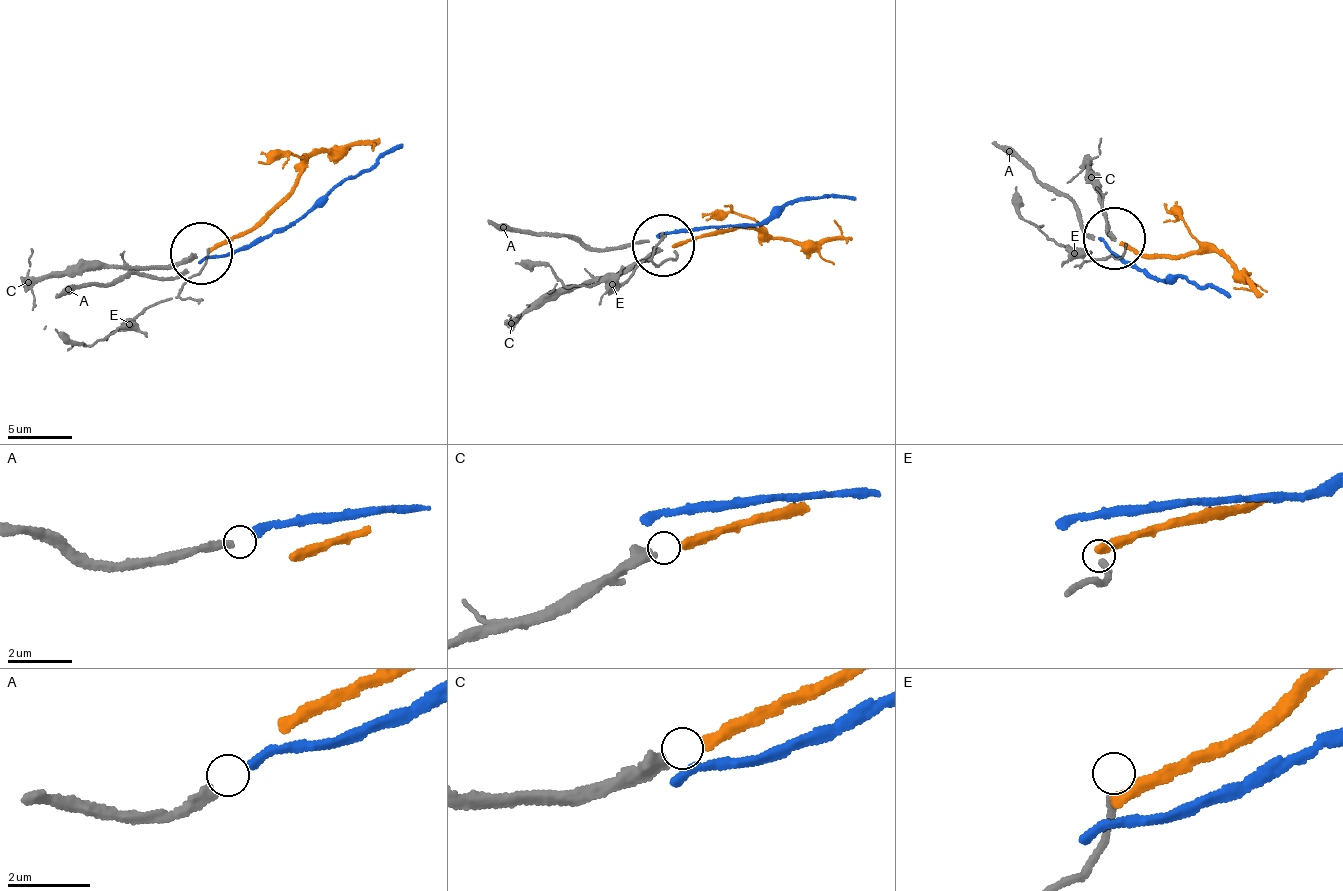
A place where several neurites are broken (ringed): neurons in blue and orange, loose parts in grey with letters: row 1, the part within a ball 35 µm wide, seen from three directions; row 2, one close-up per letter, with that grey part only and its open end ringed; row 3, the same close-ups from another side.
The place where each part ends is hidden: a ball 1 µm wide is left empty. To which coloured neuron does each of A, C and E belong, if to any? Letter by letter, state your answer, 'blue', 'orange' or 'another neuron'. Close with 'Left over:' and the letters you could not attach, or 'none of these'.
A: blue
C: orange
E: another neuron
Left over: E

